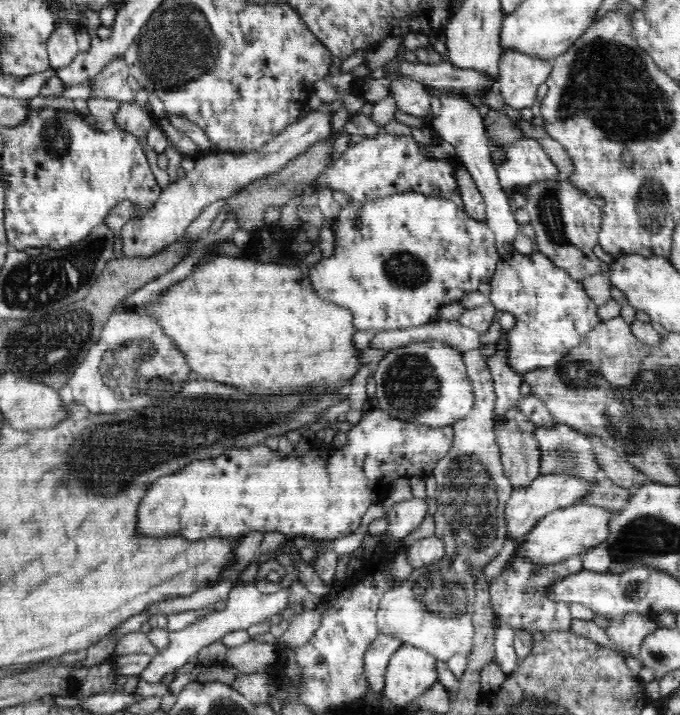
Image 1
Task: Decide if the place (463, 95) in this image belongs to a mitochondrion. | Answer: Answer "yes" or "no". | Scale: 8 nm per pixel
no

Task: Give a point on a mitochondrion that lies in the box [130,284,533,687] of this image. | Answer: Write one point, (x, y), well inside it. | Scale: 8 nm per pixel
(469, 497)

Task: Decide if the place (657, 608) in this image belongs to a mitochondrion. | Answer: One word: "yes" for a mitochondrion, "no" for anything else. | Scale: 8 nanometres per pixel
no

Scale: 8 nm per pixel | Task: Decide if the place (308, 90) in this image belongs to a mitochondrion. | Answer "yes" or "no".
no

